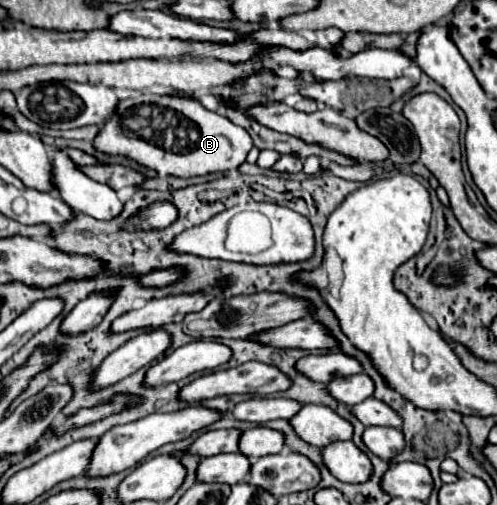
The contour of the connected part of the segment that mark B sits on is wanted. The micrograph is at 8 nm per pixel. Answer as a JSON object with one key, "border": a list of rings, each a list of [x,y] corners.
{"border":[[[147,93],[119,101],[113,117],[109,117],[97,131],[93,147],[105,155],[133,159],[155,173],[187,179],[237,169],[253,147],[253,141],[243,127],[205,109],[195,99]]]}

